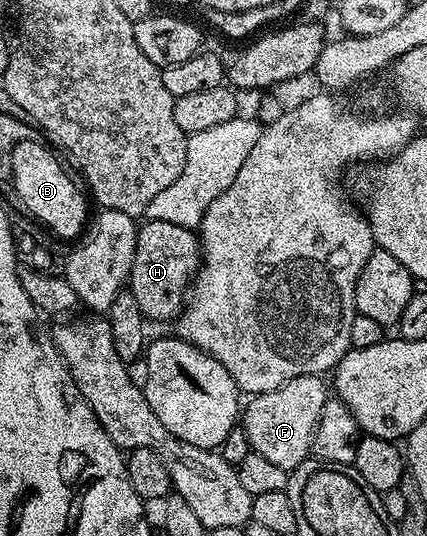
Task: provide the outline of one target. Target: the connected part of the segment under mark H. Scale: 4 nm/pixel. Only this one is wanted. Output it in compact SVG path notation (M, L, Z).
M145 219L137 228L135 241L135 259L131 261L131 273L127 289L134 295L136 304L142 311L144 318L176 320L181 313L181 308L187 298L187 292L197 274L201 262L201 244L198 236L190 228L183 225L171 225L171 221L155 221Z

